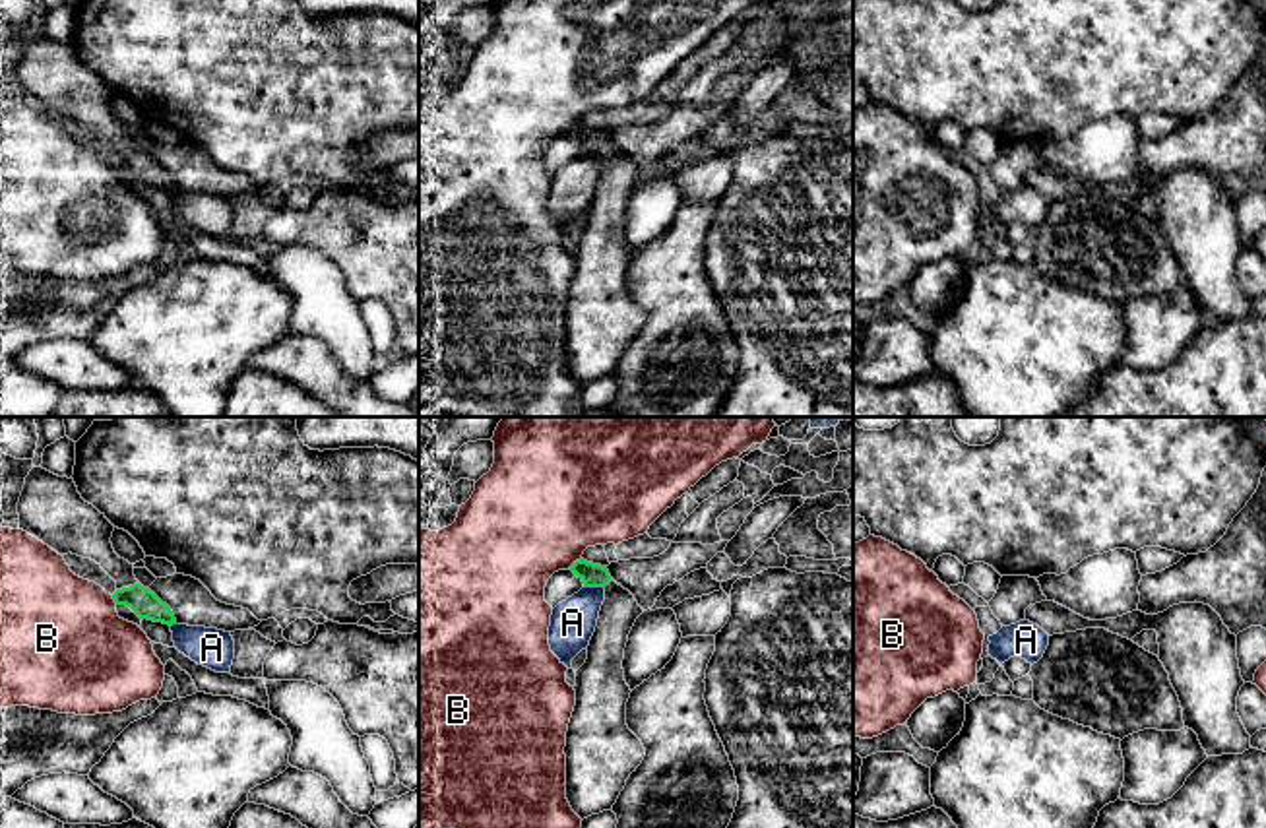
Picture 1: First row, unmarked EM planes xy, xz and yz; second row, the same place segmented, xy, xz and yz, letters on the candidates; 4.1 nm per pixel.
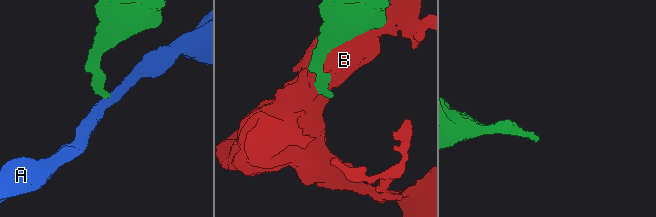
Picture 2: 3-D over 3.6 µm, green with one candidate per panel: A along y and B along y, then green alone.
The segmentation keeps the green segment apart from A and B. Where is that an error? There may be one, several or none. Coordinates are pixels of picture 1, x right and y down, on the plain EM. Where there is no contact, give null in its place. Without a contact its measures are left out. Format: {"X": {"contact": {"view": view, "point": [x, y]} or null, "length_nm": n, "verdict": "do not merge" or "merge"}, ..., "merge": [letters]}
{"A": {"contact": {"view": "xz", "point": [594, 152]}, "length_nm": 90, "verdict": "do not merge"}, "B": {"contact": {"view": "xz", "point": [574, 128]}, "length_nm": 80, "verdict": "do not merge"}, "merge": []}

